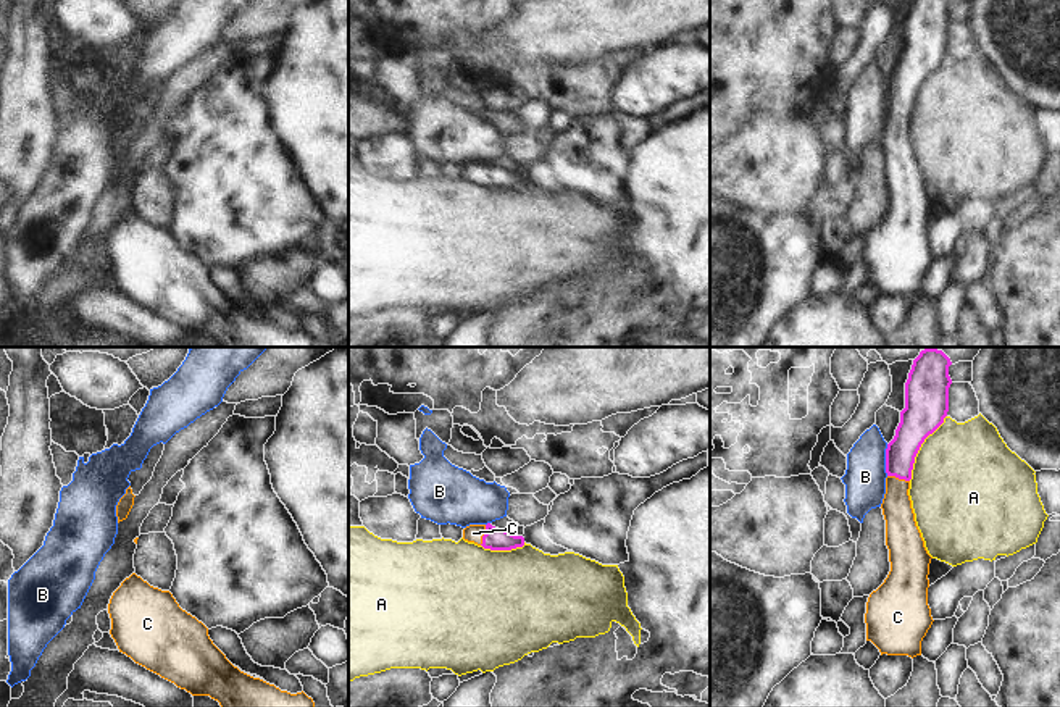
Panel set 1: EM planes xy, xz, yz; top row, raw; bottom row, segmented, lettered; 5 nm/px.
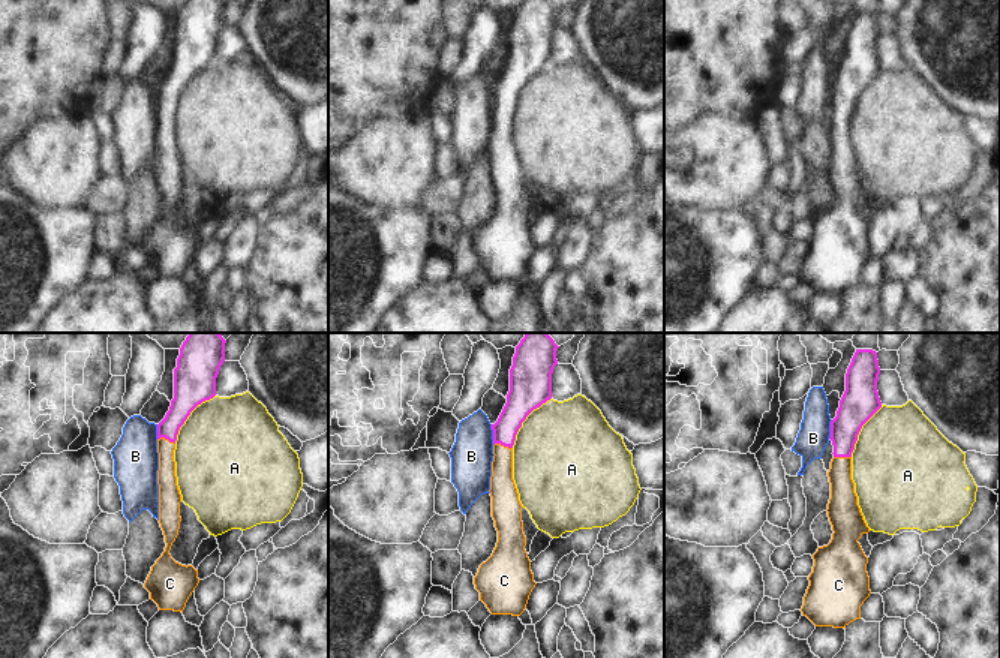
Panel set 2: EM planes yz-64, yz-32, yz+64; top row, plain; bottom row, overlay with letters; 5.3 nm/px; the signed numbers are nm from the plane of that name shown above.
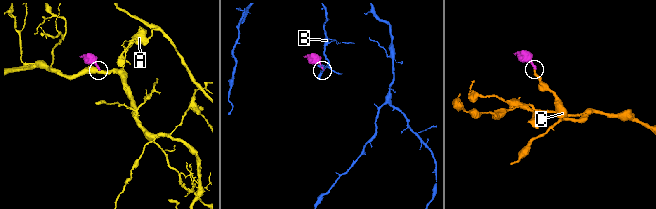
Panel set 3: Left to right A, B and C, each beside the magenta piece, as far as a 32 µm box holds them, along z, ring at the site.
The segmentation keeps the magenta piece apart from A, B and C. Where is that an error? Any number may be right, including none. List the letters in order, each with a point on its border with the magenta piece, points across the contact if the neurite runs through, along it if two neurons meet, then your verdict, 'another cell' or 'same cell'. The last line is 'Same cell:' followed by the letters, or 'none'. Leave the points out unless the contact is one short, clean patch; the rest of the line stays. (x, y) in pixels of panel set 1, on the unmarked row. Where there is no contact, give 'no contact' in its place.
A: contact yz (920, 84); another cell
B: contact yz (886, 99); border yz (888, 83), (886, 113); another cell
C: contact yz (899, 117); way yz (901, 91), (899, 117), (901, 167); same cell
Same cell: C

